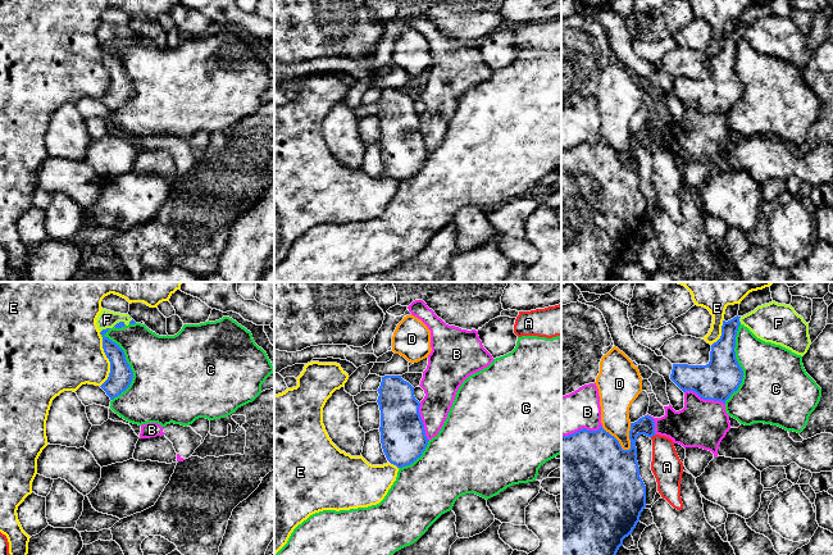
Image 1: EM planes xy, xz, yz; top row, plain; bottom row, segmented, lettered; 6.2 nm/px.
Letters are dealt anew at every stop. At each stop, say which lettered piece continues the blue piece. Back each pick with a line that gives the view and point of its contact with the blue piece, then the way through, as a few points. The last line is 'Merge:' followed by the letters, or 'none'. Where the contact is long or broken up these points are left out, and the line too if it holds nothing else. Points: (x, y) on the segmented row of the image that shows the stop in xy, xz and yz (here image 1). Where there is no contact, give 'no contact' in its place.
F: contact xy (104, 330); way xy (118, 364), (104, 330), (107, 319)
Merge: F

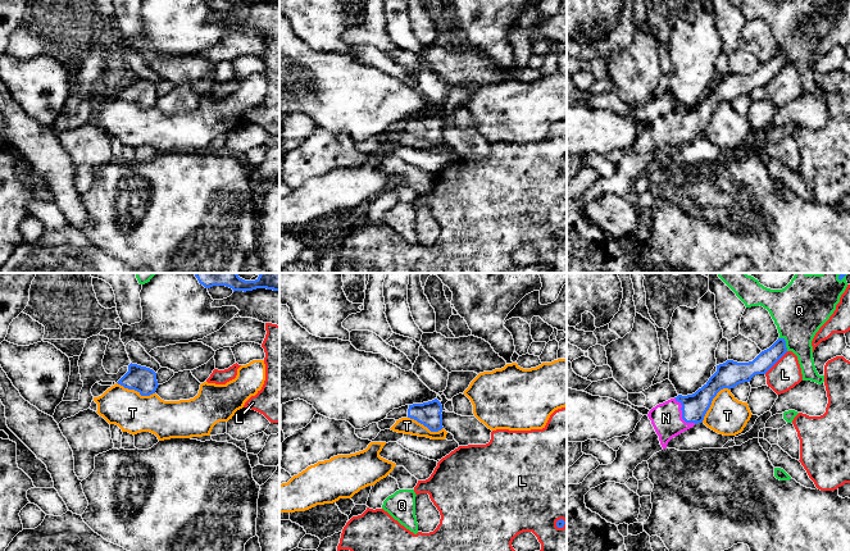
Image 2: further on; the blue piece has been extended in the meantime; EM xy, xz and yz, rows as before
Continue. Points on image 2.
N: contact yz (682, 414); way yz (694, 408), (682, 414), (666, 418)
Merge: N

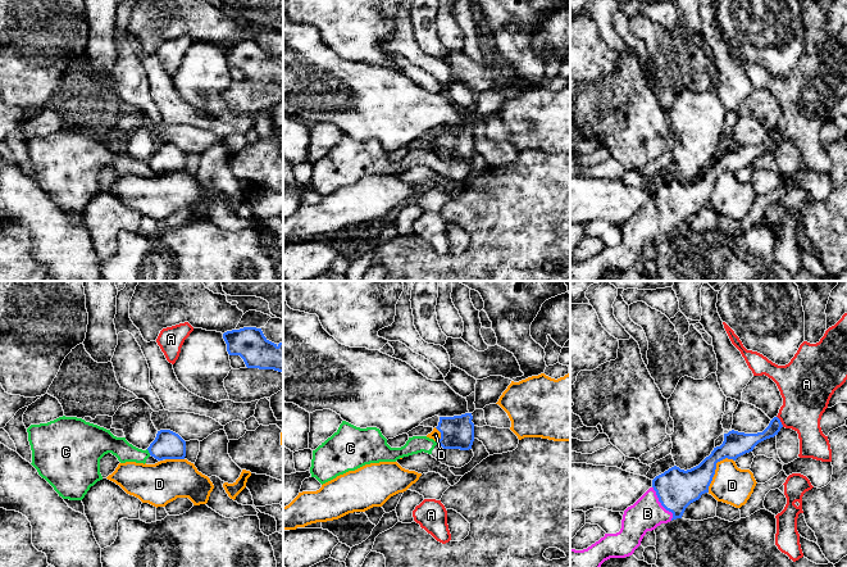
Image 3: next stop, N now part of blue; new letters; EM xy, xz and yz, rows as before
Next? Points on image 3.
B: contact yz (661, 504); way yz (675, 489), (661, 504), (654, 507), (647, 513)
Merge: B

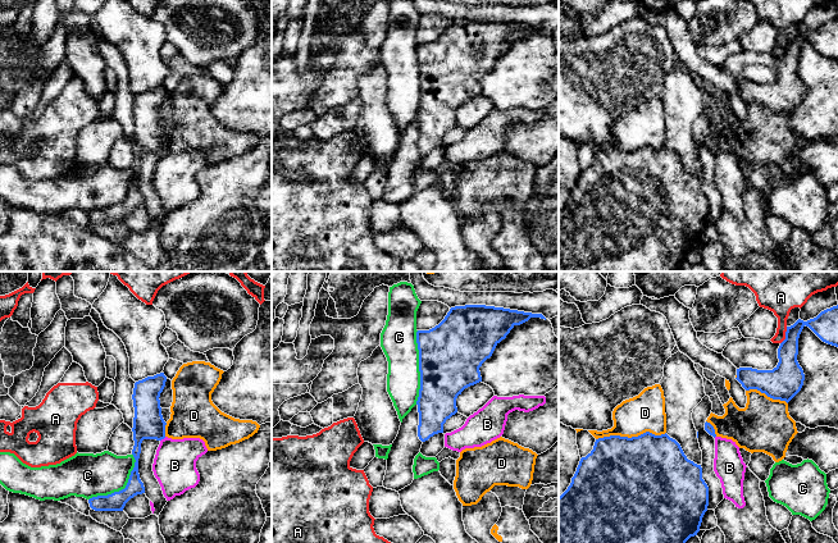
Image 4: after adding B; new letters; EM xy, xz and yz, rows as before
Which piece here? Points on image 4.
Merge: none

